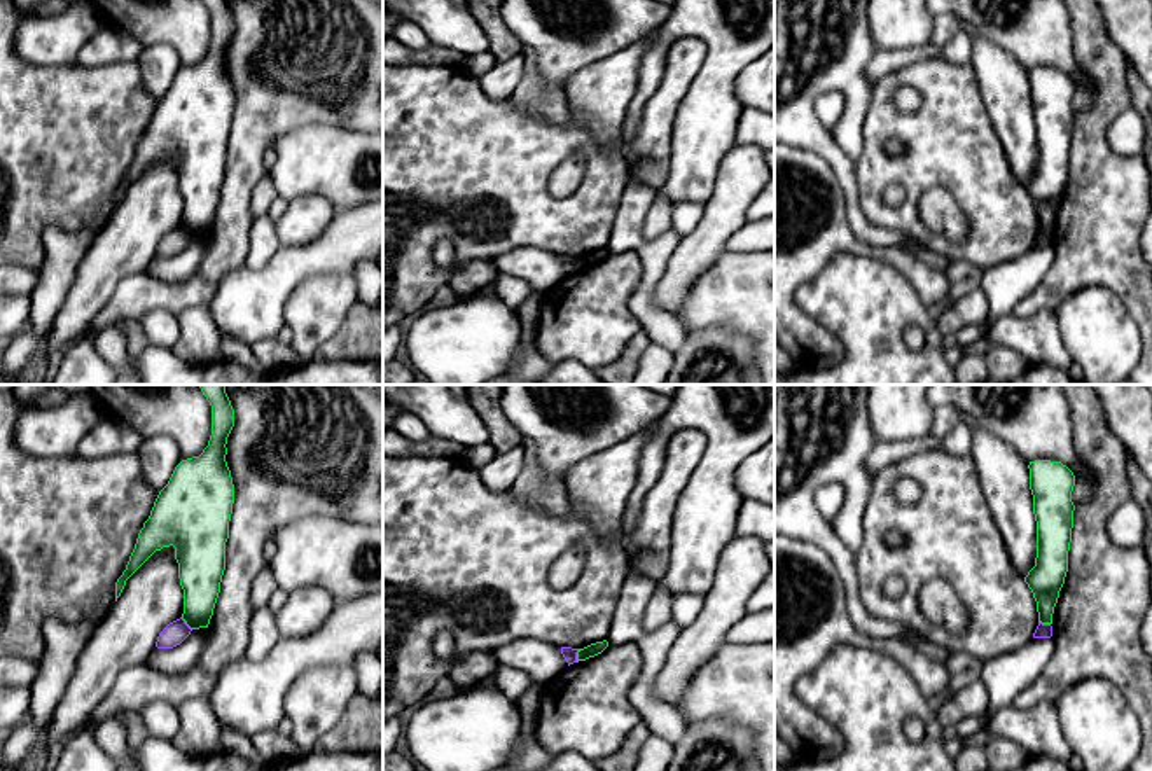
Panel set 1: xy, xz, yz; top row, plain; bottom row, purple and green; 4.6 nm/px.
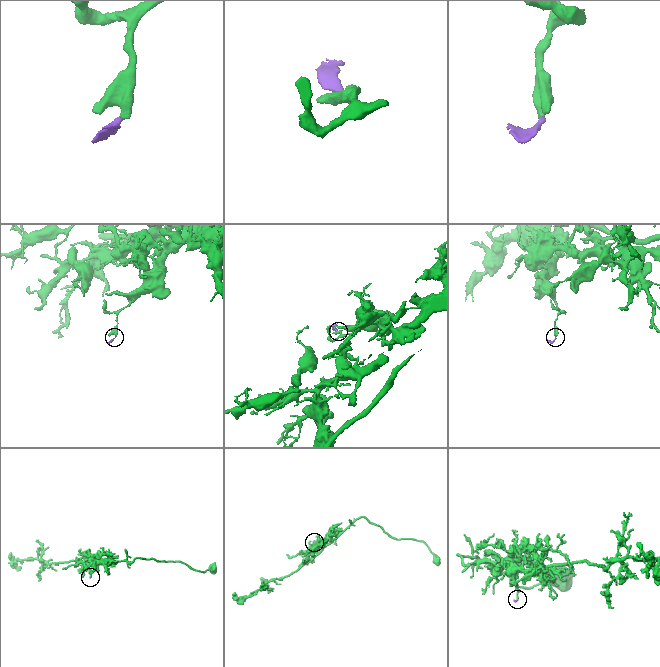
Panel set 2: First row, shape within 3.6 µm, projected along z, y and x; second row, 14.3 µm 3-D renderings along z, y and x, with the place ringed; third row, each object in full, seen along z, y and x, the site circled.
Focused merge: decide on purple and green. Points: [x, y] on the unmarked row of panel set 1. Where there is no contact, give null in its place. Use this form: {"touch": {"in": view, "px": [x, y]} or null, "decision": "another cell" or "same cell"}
{"touch": {"in": "xz", "px": [576, 264]}, "decision": "another cell"}

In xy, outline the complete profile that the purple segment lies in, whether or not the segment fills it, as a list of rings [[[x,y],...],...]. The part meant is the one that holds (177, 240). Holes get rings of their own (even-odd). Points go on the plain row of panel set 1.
[[[180,226],[173,231],[170,231],[157,245],[156,255],[157,257],[173,257],[180,254],[189,243],[191,236],[185,233],[185,229]]]

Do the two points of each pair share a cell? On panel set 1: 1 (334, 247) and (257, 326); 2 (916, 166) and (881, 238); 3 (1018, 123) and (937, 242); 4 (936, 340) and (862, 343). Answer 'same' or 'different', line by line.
1: same
2: different
3: different
4: same

